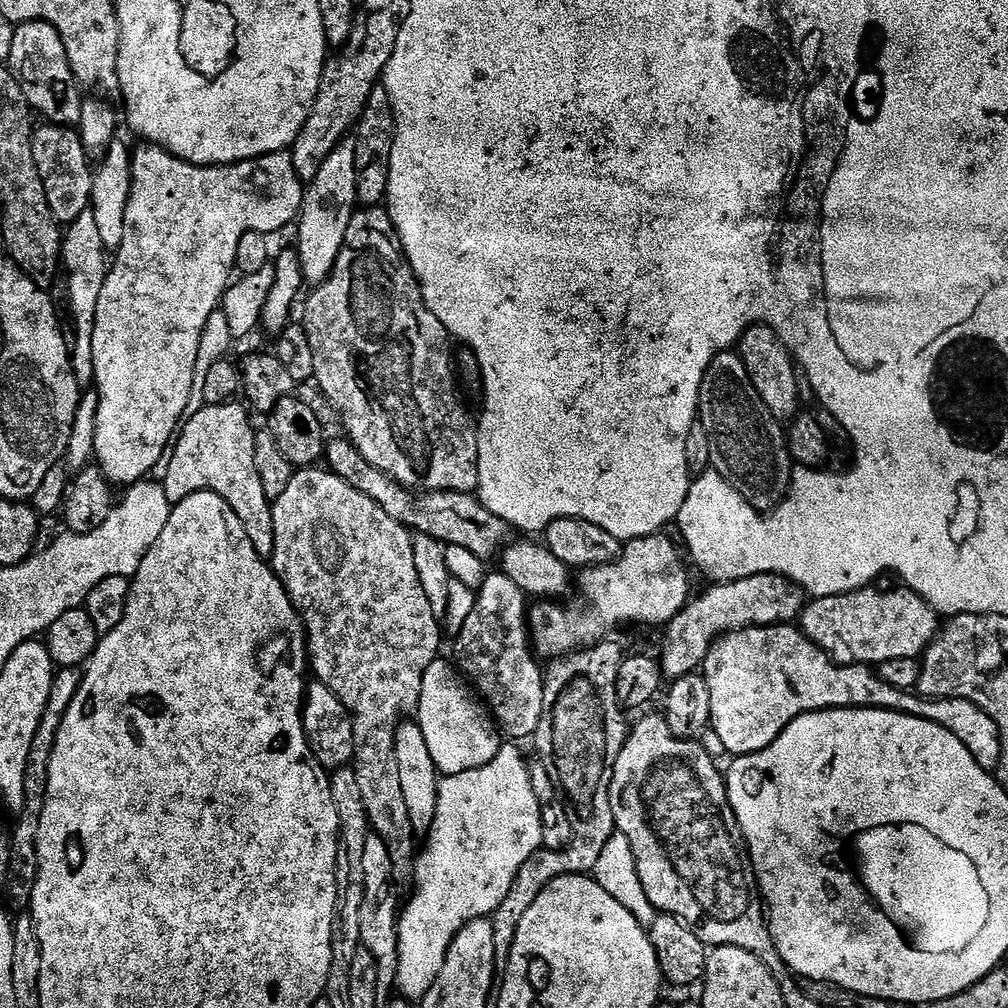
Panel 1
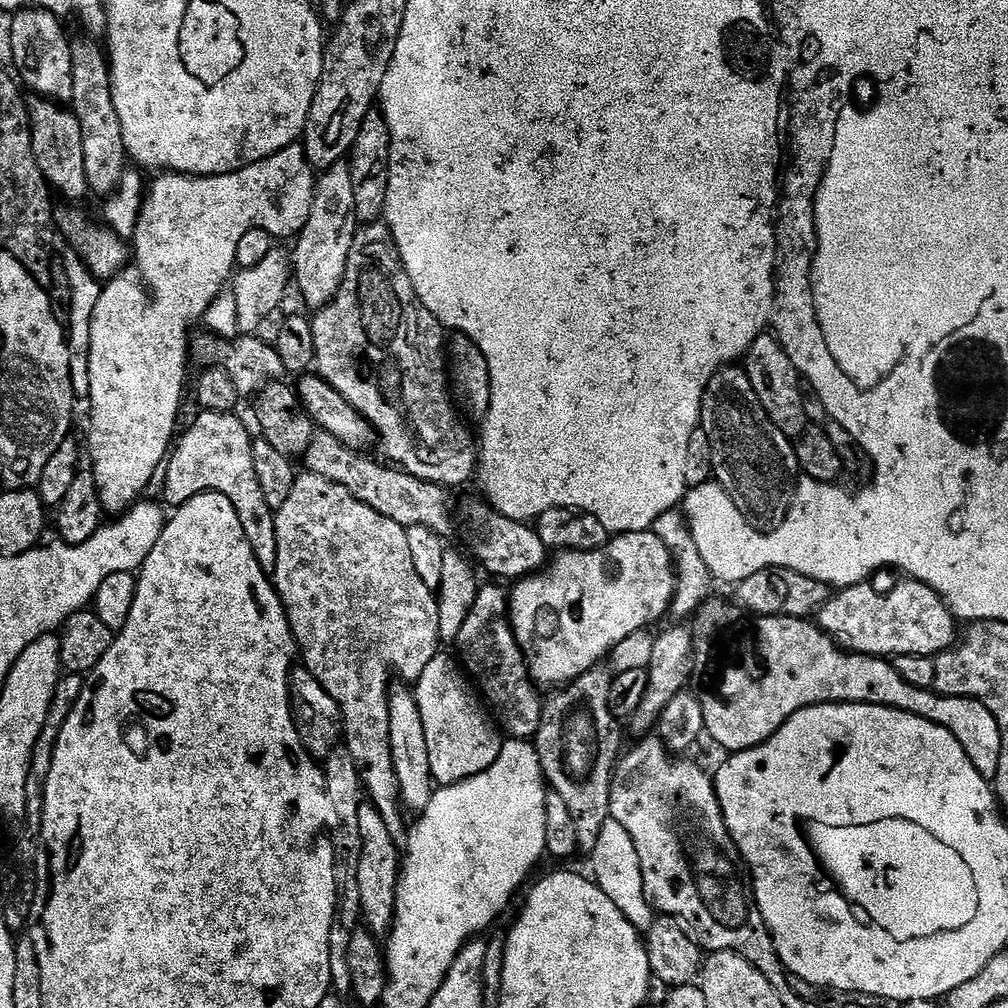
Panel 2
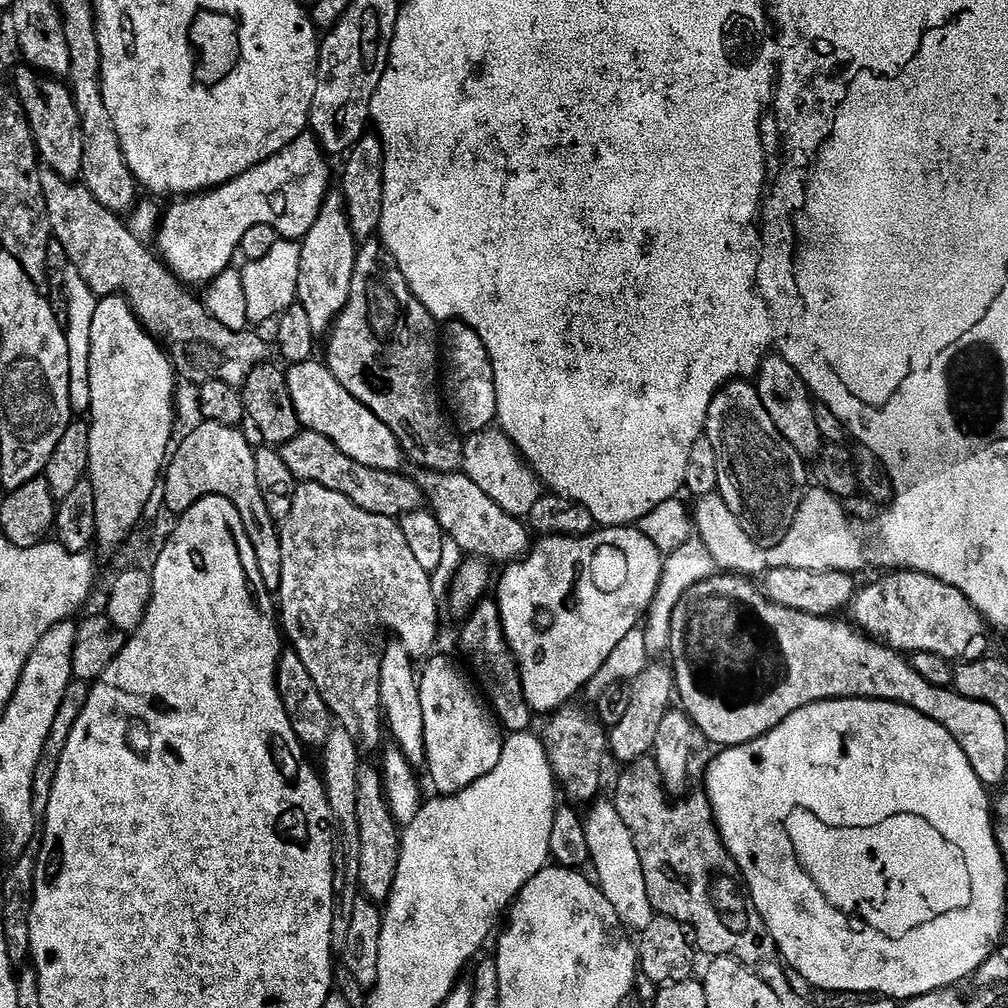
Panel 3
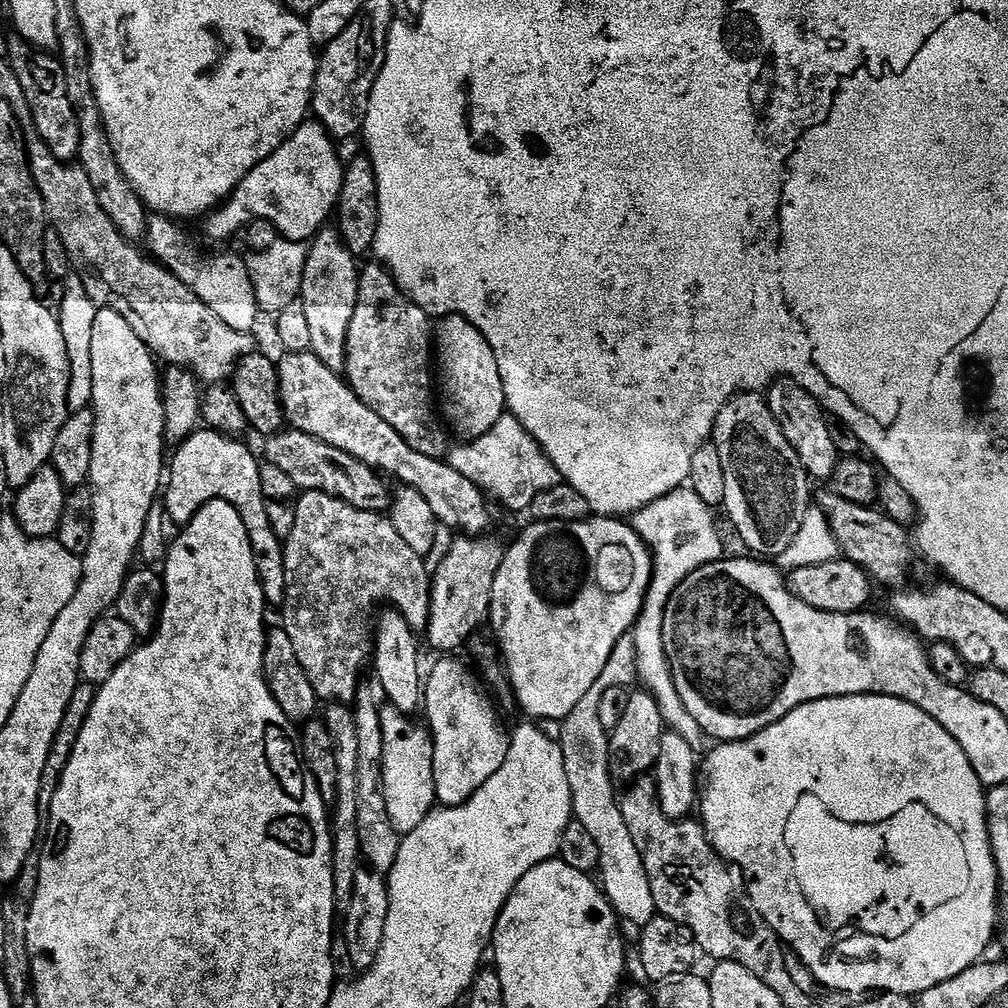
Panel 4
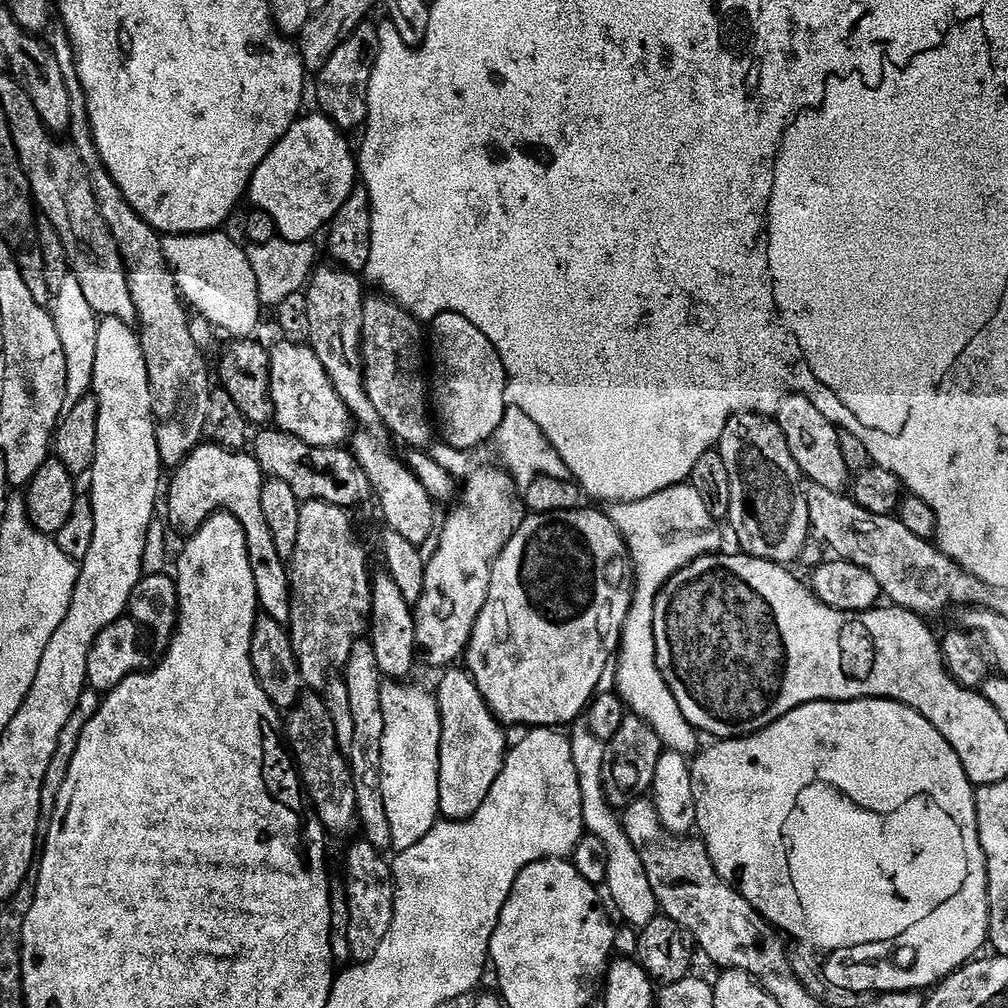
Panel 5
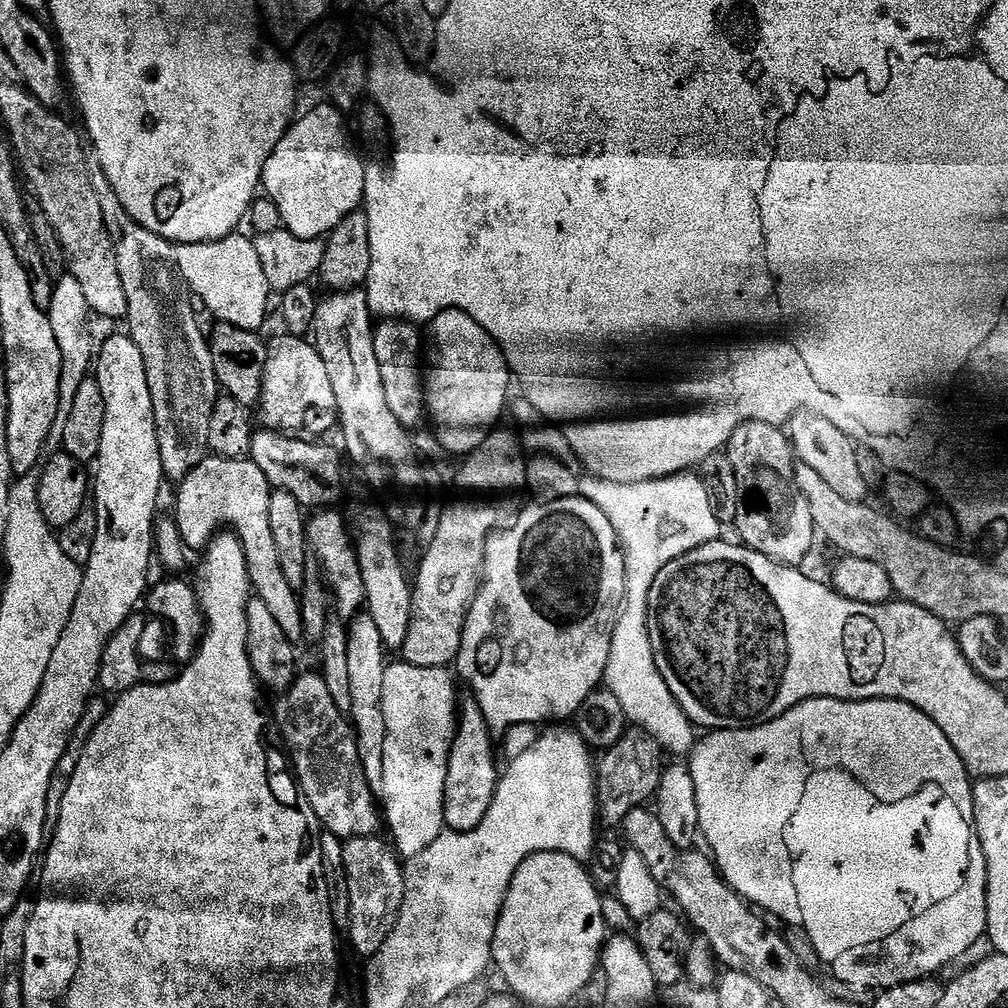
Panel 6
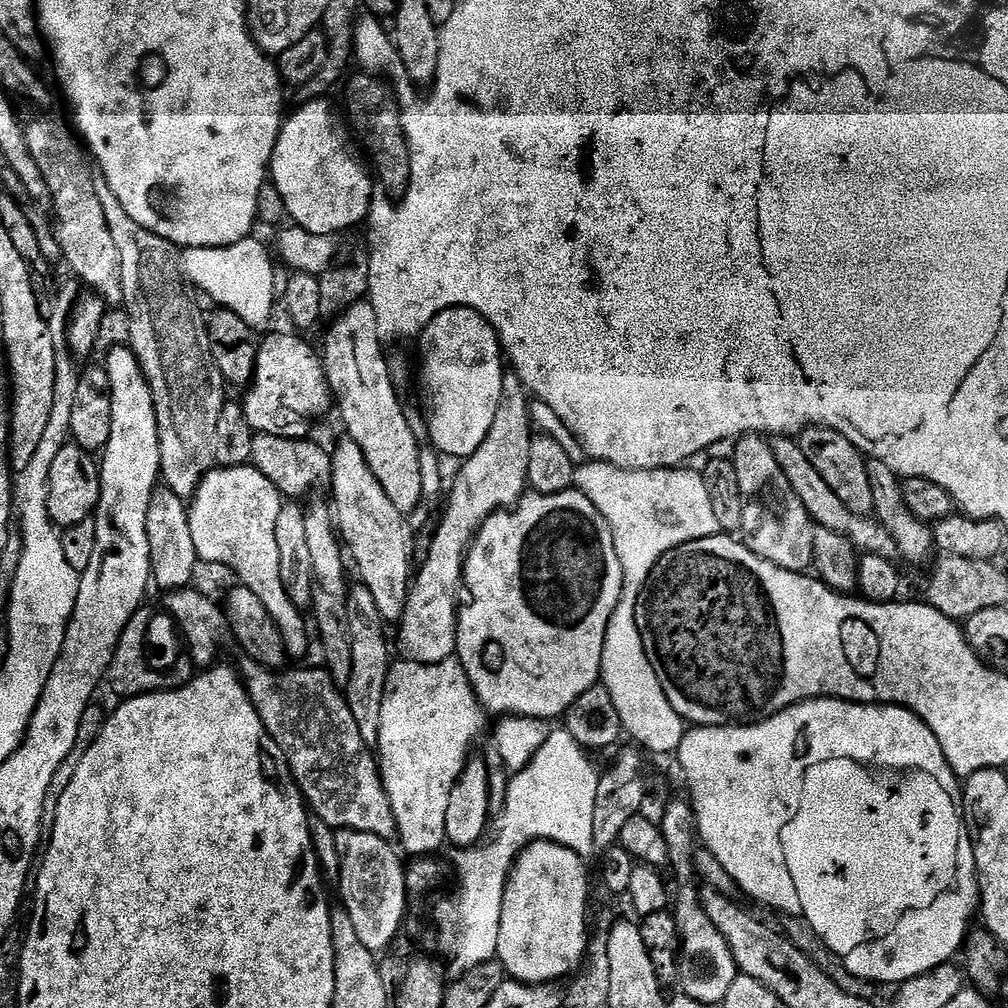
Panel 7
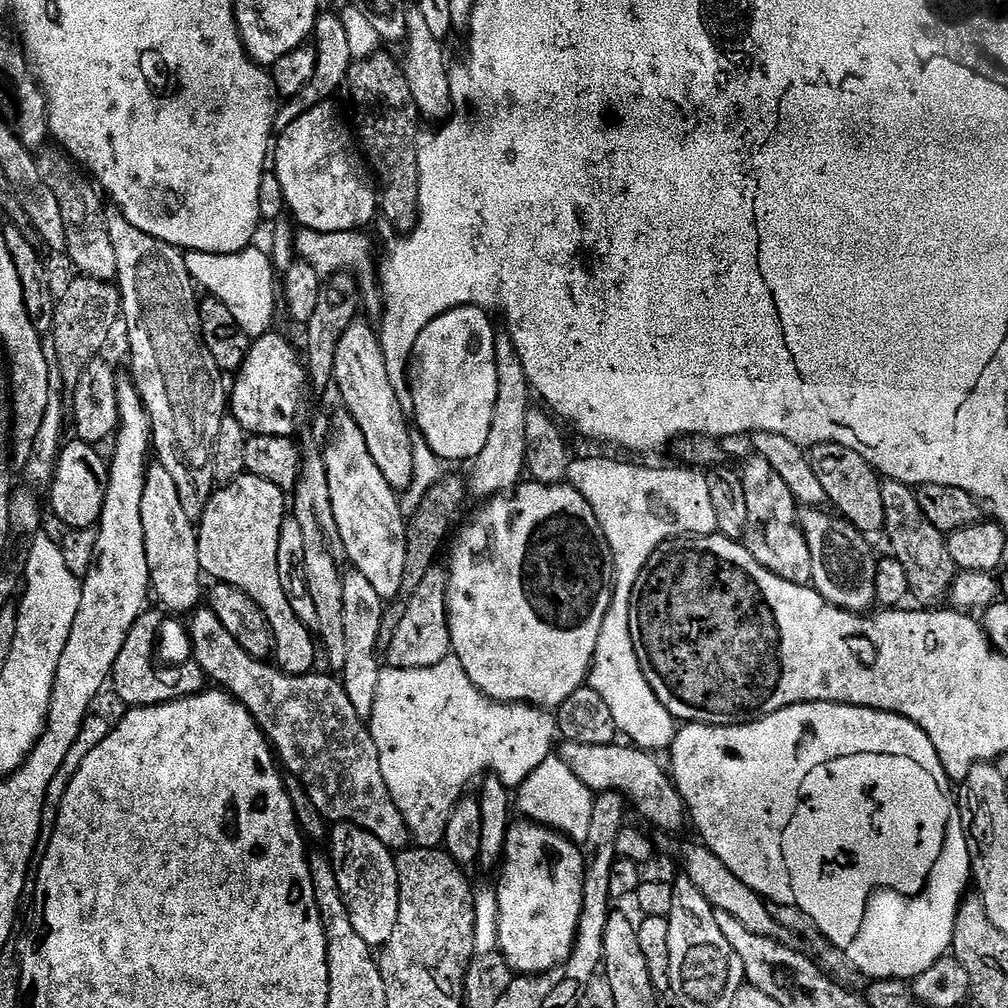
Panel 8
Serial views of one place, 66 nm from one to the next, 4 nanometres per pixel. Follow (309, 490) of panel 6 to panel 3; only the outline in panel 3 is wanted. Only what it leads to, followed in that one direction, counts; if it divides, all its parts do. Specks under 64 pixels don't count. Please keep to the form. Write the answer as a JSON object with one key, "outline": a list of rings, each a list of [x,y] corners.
{"outline":[[[301,430],[290,442],[279,445],[278,451],[282,462],[290,466],[290,474],[294,474],[297,482],[326,486],[330,490],[340,492],[354,502],[362,510],[379,516],[399,518],[419,512],[422,508],[422,493],[411,475],[404,476],[403,471],[379,472],[370,470],[370,466],[362,466],[362,462],[354,462],[334,446],[330,438],[317,432]]]}

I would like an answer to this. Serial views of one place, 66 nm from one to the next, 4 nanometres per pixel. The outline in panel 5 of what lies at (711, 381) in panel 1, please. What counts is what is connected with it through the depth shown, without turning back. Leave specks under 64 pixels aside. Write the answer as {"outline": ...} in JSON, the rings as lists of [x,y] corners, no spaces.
{"outline":[[[739,412],[726,422],[718,451],[722,462],[726,462],[726,470],[730,470],[727,523],[732,524],[732,532],[740,543],[739,551],[745,556],[792,566],[809,547],[812,523],[804,485],[806,477],[798,462],[794,462],[794,454],[790,454],[786,434],[782,434],[771,416]]]}

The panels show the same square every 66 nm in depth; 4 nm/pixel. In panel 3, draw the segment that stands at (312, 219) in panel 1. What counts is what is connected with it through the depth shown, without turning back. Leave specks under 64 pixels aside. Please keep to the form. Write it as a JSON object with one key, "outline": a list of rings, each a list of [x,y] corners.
{"outline":[[[329,191],[328,197],[322,202],[322,210],[318,210],[318,218],[314,218],[314,226],[310,226],[303,240],[299,241],[299,246],[302,250],[302,266],[298,266],[296,299],[310,318],[310,330],[314,330],[317,334],[324,334],[340,317],[340,311],[350,298],[350,282],[354,282],[354,262],[358,251],[358,241],[356,235],[350,230],[350,218],[346,210],[343,191]]]}

